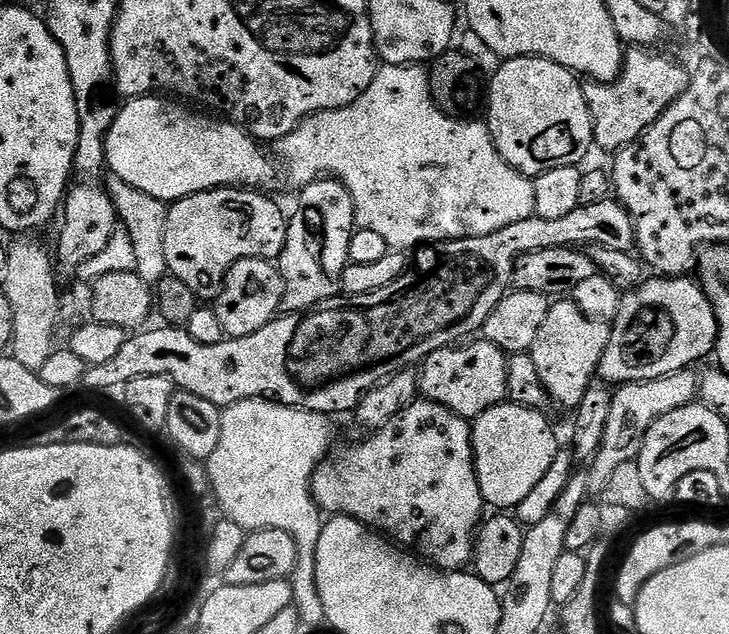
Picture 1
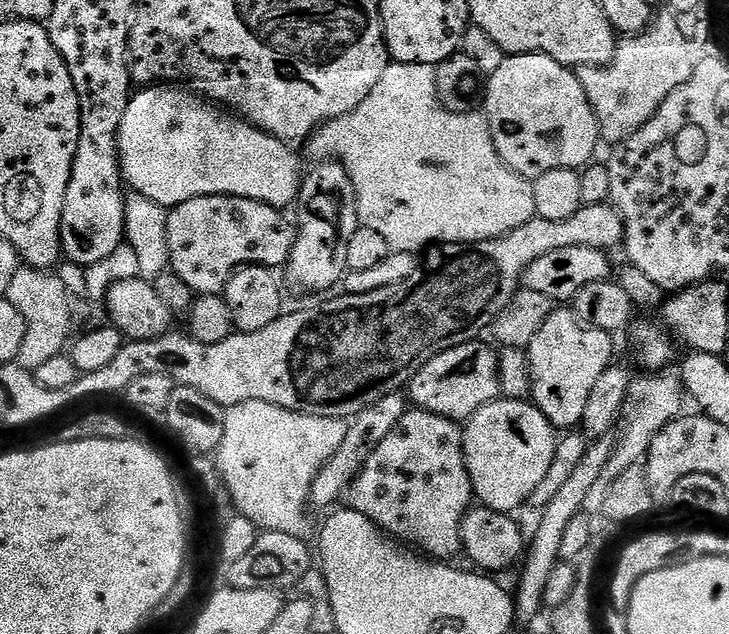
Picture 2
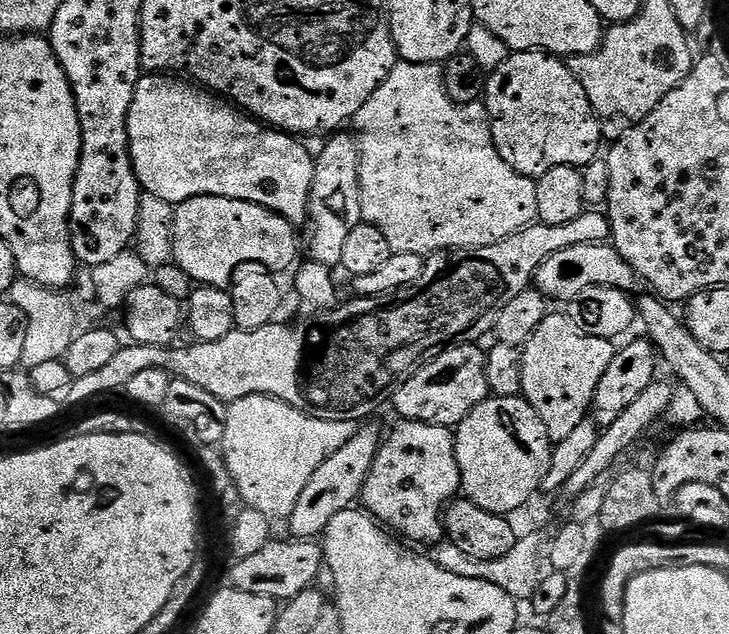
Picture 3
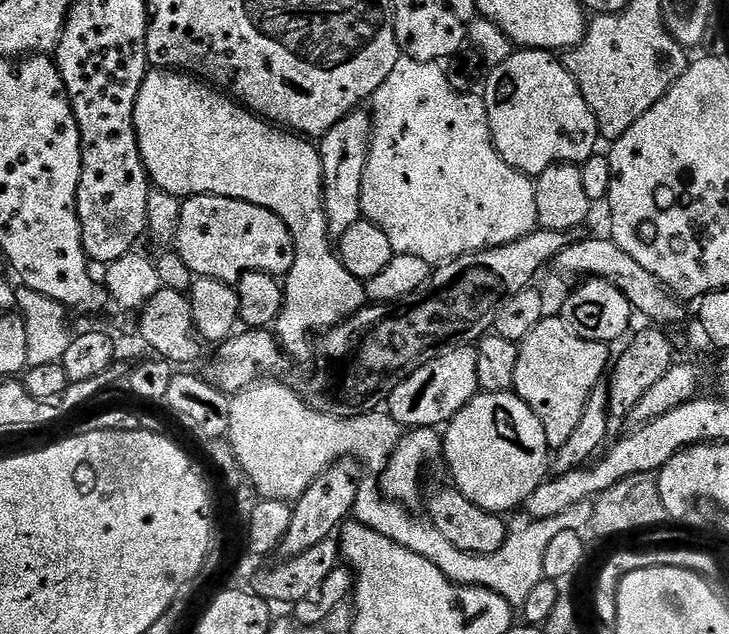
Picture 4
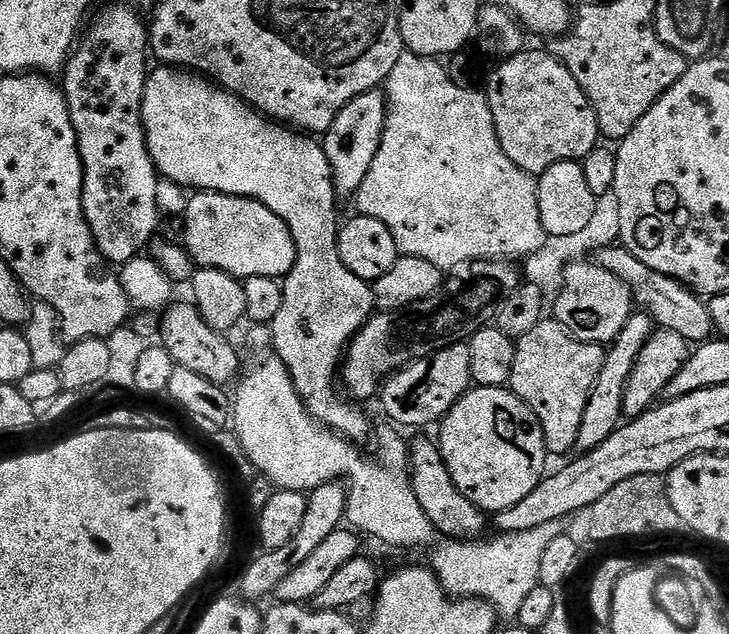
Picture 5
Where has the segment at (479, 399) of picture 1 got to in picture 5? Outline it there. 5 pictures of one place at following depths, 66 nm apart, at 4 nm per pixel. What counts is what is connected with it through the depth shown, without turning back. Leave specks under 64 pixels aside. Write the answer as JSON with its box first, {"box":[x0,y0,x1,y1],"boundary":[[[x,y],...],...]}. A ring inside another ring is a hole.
{"box":[378,343,473,430],"boundary":[[[467,343],[452,344],[433,356],[427,356],[424,360],[415,360],[413,364],[388,377],[383,381],[378,400],[384,403],[384,412],[393,420],[389,420],[393,425],[399,426],[401,429],[420,428],[416,430],[424,430],[427,424],[439,425],[446,413],[466,395],[471,387],[473,387],[473,382],[470,374],[470,350]]]}

